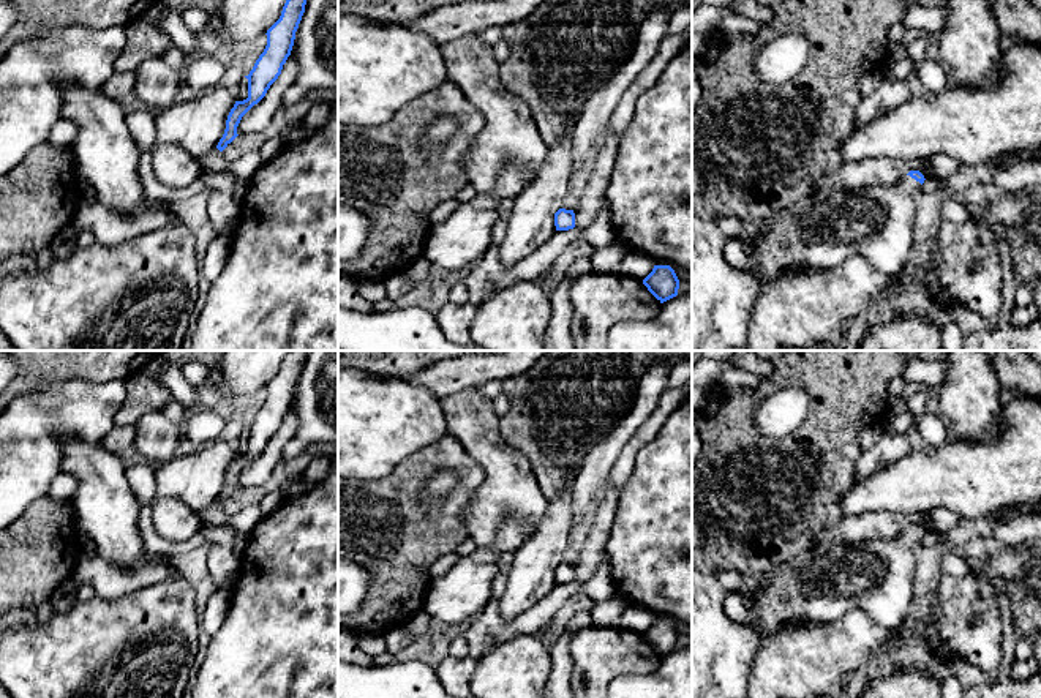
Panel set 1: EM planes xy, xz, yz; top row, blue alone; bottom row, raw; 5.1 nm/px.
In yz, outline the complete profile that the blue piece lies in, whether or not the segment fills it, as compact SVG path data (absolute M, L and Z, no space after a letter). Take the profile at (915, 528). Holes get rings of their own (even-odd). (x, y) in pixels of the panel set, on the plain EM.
M910 524L893 539L817 548L798 559L776 562L769 572L754 576L758 586L754 603L744 589L727 594L725 614L738 624L752 624L760 640L779 633L788 624L839 621L851 608L861 608L881 629L900 630L913 599L915 545L924 534L919 524Z

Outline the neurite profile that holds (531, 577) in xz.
M573 467L558 494L550 499L539 529L515 550L507 587L498 600L504 621L517 619L556 584L554 567L561 562L573 526L572 485L577 472L578 467Z

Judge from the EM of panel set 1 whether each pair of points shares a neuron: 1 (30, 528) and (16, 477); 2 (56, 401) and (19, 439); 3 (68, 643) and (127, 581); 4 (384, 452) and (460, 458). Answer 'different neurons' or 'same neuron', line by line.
1: different neurons
2: same neuron
3: different neurons
4: different neurons

